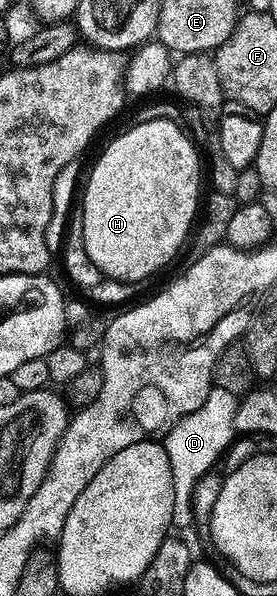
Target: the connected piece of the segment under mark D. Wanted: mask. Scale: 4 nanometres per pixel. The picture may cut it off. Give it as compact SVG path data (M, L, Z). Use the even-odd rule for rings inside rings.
M212 387L206 402L194 410L194 414L186 414L177 424L173 424L163 437L162 443L170 458L170 474L174 474L174 510L172 511L173 525L178 529L193 527L192 522L192 491L207 472L217 467L216 459L223 454L231 442L232 436L237 435L234 426L234 414L238 398L233 392Z

